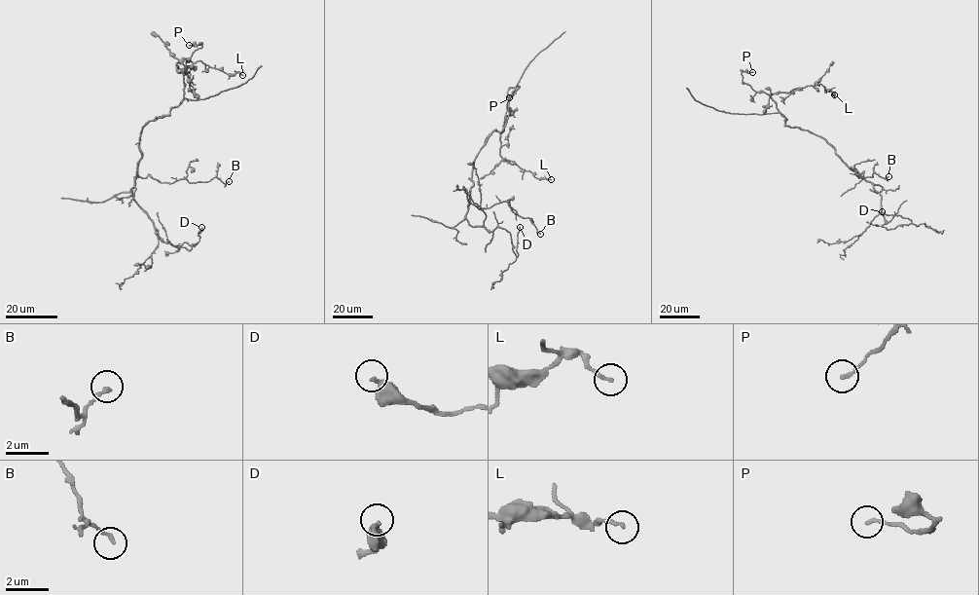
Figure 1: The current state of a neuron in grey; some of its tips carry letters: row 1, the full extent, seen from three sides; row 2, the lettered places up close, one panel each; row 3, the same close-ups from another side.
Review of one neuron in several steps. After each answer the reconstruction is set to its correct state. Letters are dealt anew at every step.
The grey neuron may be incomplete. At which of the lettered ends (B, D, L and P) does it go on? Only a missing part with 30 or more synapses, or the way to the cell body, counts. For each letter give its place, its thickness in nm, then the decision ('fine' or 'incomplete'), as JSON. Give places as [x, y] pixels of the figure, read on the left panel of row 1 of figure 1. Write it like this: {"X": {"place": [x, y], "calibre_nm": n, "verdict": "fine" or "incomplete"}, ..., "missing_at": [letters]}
{"B": {"place": [229, 181], "calibre_nm": 160, "verdict": "fine"}, "D": {"place": [201, 227], "calibre_nm": 340, "verdict": "fine"}, "L": {"place": [242, 75], "calibre_nm": 150, "verdict": "fine"}, "P": {"place": [189, 45], "calibre_nm": 160, "verdict": "fine"}, "missing_at": []}

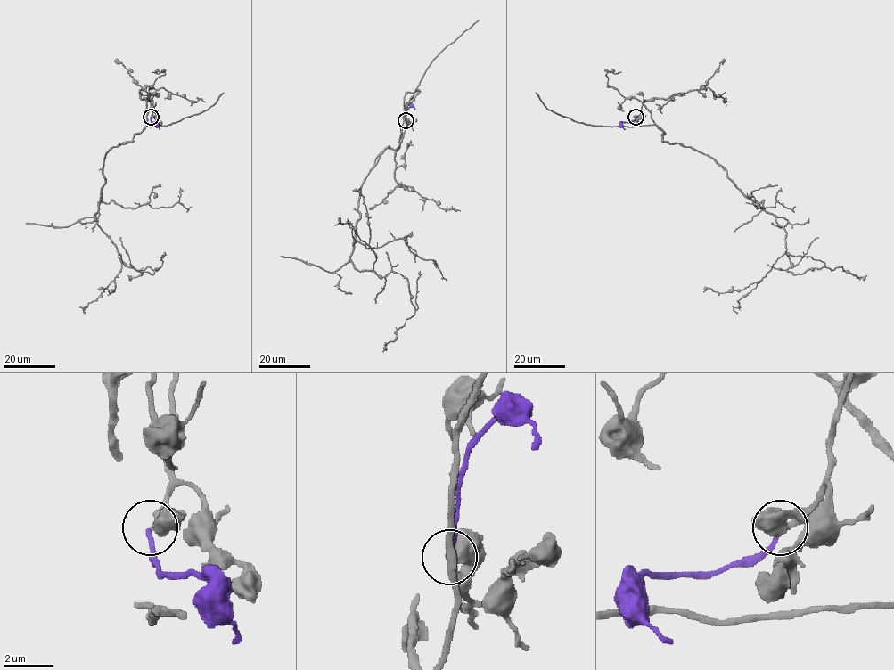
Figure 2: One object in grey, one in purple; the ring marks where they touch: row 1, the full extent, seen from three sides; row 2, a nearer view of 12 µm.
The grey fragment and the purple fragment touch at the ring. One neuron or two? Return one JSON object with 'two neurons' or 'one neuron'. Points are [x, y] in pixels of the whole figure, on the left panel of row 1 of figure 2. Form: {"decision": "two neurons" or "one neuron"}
{"decision": "one neuron"}

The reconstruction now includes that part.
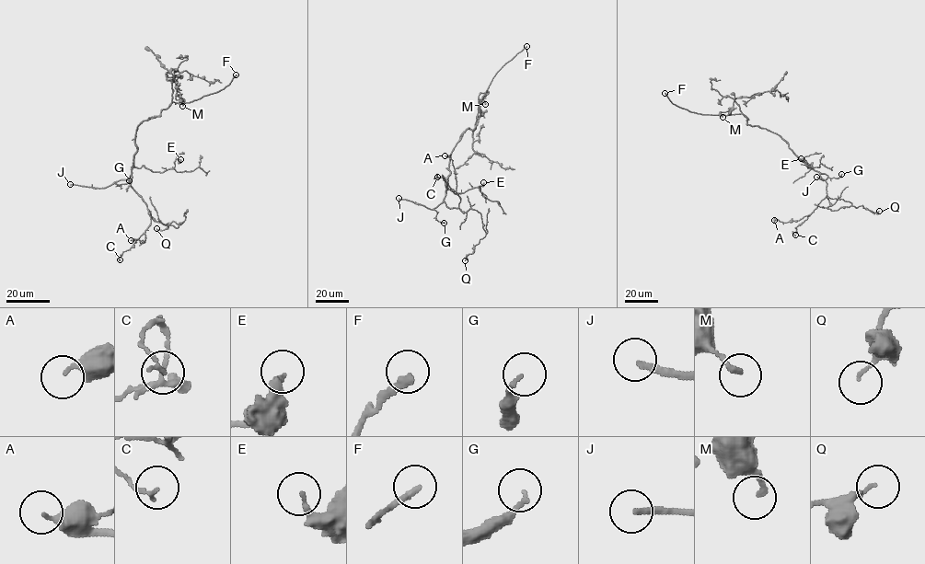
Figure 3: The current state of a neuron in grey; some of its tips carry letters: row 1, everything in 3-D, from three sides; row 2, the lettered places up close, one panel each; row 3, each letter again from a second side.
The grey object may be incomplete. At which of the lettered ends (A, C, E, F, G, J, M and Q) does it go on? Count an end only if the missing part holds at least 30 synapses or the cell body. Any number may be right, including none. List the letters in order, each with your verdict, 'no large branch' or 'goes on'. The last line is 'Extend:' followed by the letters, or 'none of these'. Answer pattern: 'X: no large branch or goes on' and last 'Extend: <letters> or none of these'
A: no large branch
C: no large branch
E: no large branch
F: goes on
G: no large branch
J: goes on
M: no large branch
Q: no large branch
Extend: F, J

